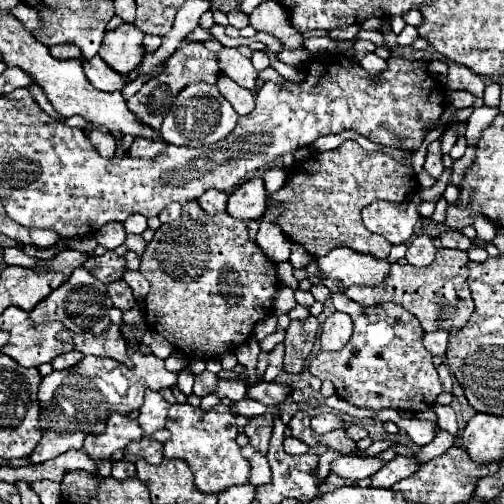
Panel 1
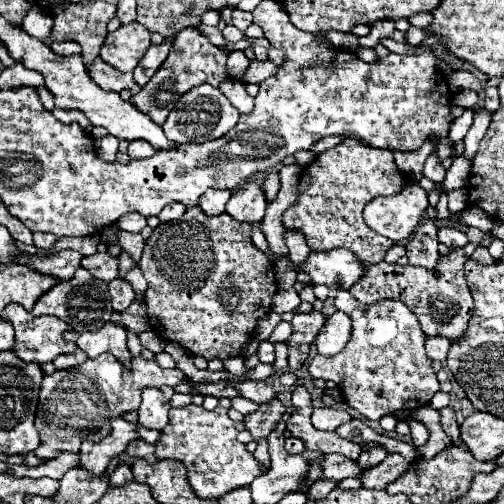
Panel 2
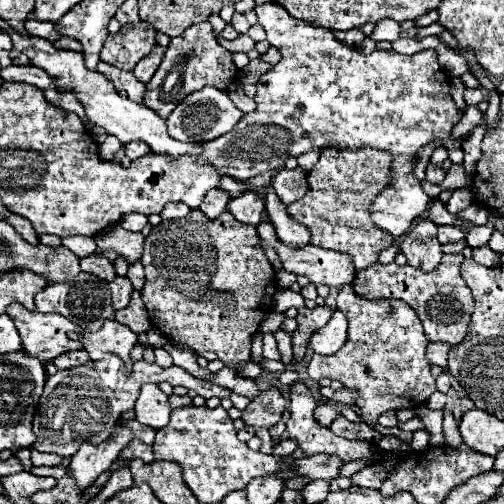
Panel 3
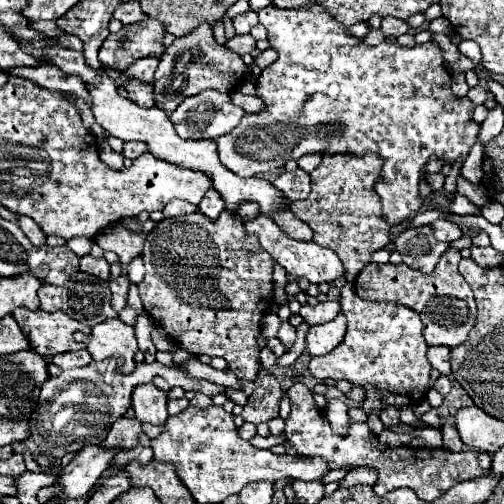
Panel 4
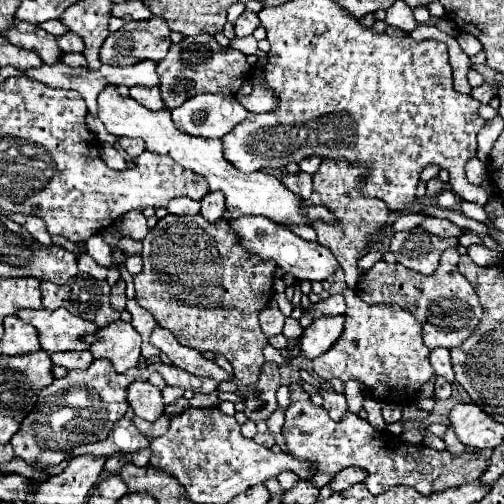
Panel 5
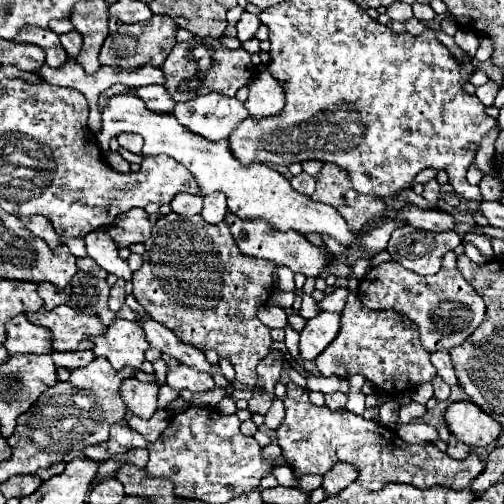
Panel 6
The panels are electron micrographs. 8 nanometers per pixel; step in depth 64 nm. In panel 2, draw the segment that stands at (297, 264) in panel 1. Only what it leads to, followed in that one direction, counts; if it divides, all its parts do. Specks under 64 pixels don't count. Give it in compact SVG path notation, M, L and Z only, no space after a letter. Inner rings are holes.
M284 228L284 240L286 240L286 246L288 246L288 258L294 262L294 264L300 264L306 260L310 248L304 240L304 234L292 230L292 228Z

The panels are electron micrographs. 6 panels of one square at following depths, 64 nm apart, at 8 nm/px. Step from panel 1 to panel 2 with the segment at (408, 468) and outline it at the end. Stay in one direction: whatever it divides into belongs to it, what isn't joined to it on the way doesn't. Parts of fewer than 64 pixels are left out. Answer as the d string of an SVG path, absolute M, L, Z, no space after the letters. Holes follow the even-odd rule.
M388 452L386 460L380 462L378 466L372 466L372 468L364 470L364 476L360 476L360 480L362 480L364 488L384 490L386 484L396 480L400 474L404 474L406 468L408 468L408 460L404 460L396 452Z

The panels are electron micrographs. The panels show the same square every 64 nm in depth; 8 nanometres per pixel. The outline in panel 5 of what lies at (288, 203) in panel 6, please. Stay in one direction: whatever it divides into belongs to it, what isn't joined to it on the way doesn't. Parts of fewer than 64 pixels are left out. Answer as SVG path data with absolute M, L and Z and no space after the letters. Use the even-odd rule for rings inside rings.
M108 86L98 96L98 118L104 122L106 130L112 136L142 138L146 142L146 150L156 154L166 154L174 158L176 164L202 176L208 182L208 192L214 192L214 190L224 192L226 210L230 212L230 218L260 214L280 226L300 226L300 224L312 226L316 220L332 226L340 226L340 222L332 216L332 210L324 206L302 206L302 198L290 192L274 174L268 174L264 170L246 174L246 172L240 172L238 168L232 168L232 164L228 164L228 160L224 160L222 156L222 140L206 140L206 138L188 136L186 132L178 132L178 128L172 122L170 110L152 112L142 104L136 104L132 96L120 96L116 86Z

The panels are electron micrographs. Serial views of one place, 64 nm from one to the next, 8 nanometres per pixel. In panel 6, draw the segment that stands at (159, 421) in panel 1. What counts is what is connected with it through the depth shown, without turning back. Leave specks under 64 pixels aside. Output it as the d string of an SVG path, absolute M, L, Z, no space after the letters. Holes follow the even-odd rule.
M126 378L120 386L120 396L130 412L138 418L150 418L156 412L158 384L140 382L136 378Z

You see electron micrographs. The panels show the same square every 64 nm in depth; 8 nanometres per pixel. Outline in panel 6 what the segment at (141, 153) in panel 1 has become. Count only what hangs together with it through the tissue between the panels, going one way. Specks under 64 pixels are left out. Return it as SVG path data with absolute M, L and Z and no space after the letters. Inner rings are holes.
M122 132L120 136L116 136L116 140L120 142L122 148L126 148L126 150L130 150L134 154L140 154L140 150L142 150L142 138L132 134L132 132Z

